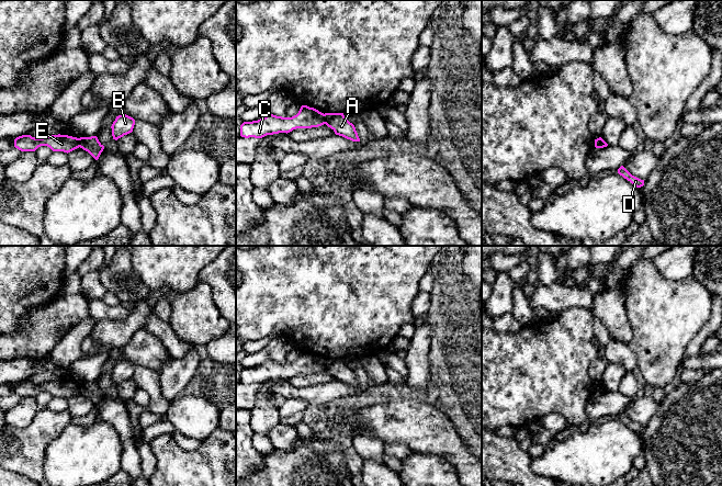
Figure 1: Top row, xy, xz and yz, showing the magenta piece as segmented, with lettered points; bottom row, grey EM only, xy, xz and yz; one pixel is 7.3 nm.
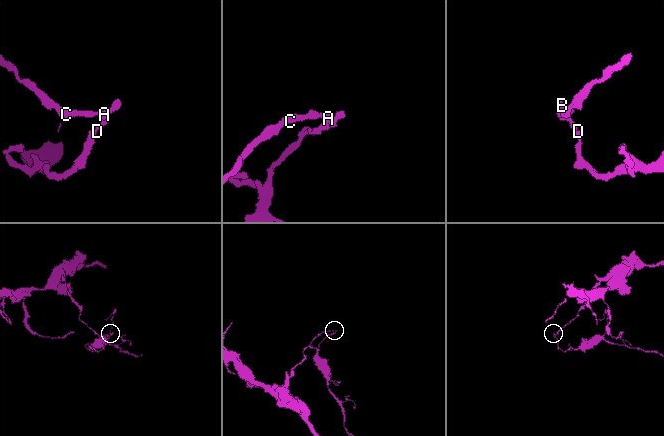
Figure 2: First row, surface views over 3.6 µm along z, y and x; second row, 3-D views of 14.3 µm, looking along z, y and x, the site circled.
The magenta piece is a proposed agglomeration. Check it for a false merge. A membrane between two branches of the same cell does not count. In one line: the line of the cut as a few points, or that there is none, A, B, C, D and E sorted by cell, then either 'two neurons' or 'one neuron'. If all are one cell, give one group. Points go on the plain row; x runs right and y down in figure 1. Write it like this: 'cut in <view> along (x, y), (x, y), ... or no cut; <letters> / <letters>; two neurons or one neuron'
cut in xz along (323, 360), (326, 369); A B D / C E; two neurons

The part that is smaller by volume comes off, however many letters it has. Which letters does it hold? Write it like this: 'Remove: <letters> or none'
Remove: A, B, D

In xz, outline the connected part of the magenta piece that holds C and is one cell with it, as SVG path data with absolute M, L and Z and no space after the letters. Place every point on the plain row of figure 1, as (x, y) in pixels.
M302 351L298 359L292 363L269 360L258 366L244 368L240 371L240 382L262 384L267 381L287 380L296 374L312 374L324 370L326 370L324 359L314 353Z

